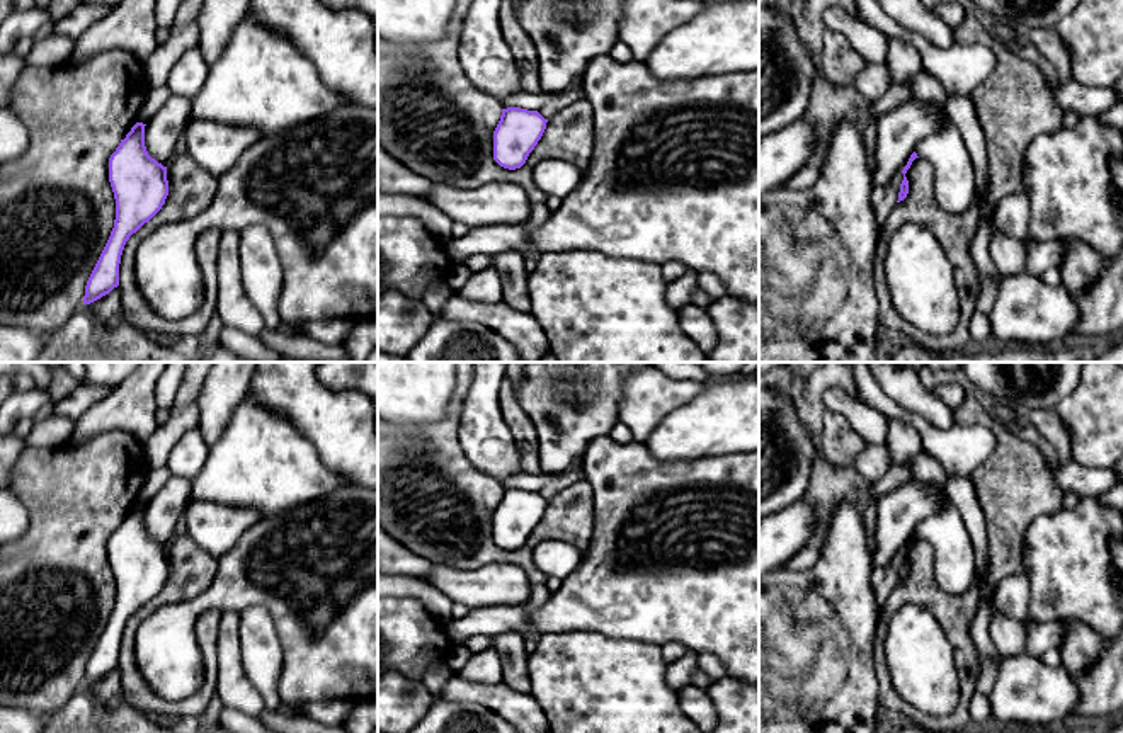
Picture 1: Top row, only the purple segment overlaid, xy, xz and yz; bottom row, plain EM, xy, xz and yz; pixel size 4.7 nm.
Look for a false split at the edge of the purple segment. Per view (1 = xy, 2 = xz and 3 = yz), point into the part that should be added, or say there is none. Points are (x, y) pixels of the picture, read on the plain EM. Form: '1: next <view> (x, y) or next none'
1: next none
2: next none
3: next none

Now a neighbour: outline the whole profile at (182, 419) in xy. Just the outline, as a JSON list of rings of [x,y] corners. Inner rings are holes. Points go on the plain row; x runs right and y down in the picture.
[[[197,401],[172,406],[170,417],[160,423],[157,430],[143,442],[146,451],[146,464],[150,469],[165,468],[175,442],[189,430],[197,427]]]

